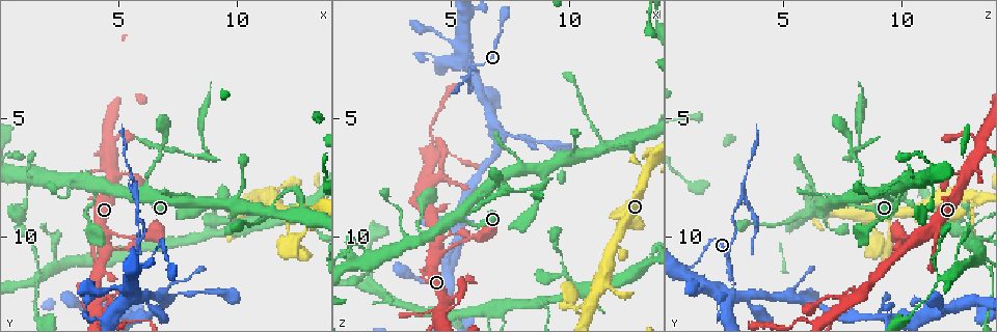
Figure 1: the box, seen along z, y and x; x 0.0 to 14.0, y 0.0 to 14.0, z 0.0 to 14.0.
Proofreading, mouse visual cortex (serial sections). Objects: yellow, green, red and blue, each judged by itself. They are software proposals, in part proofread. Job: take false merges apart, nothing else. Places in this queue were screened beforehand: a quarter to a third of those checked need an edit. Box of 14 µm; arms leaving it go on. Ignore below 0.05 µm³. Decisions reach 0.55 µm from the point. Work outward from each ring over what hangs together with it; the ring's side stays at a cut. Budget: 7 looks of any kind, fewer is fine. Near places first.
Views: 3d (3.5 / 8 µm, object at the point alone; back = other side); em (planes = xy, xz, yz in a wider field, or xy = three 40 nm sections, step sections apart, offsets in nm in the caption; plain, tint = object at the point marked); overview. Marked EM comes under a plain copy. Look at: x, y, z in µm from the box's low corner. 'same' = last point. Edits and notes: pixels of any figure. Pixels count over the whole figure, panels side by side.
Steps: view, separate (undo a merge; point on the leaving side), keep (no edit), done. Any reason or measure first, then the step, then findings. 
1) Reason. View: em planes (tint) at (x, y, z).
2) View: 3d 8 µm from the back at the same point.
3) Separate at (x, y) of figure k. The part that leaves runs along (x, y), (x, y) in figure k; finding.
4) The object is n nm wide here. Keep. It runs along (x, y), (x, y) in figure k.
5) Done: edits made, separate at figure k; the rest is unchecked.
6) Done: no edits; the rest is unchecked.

Branch point. View: 3d 8 µm at (6.0, 8.3, 8.3).

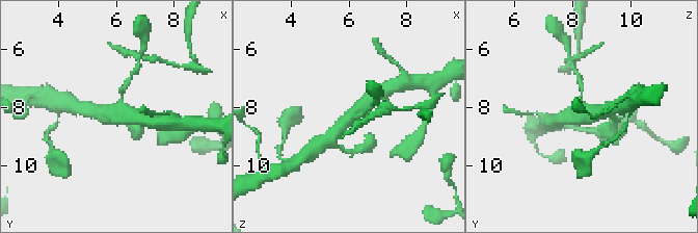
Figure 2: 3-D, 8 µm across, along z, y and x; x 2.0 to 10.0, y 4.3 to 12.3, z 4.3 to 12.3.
3 arms meet here; the arms are 150, 450, 500 nm wide; now the EM. View: em xy step 5 (tint) at (6.1, 8.2, 8.3).

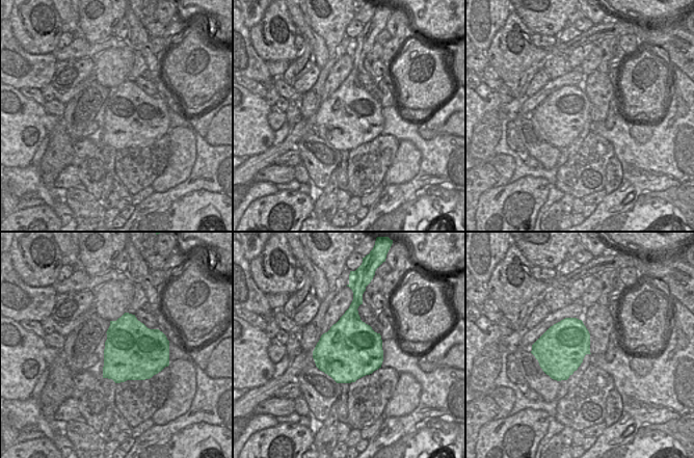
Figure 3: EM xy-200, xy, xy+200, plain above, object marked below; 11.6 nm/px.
Keep. It runs along (331, 140), (333, 131), (373, 96) in figure 2; continuous, no second cell.

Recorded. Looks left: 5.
A narrow waist. View: 3d 8 µm at (6.8, 6.5, 7.9).

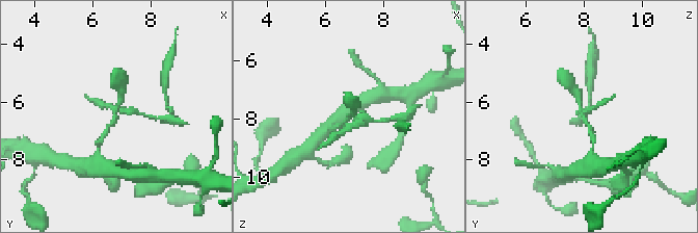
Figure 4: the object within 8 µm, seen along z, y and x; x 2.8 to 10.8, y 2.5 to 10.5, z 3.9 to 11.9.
Closer look. View: 3d 3.5 µm from the back at (6.8, 6.6, 7.9).

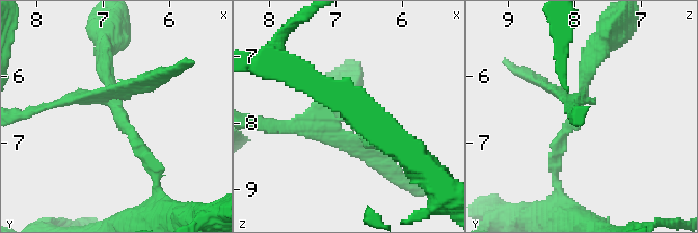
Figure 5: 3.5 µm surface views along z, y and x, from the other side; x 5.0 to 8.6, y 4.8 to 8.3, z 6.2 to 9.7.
Separate at (303, 125) of figure 5. The part that leaves runs along (337, 122), (260, 124) in figure 5; two cells meet here.

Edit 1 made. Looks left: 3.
See it whole again. View: overview.

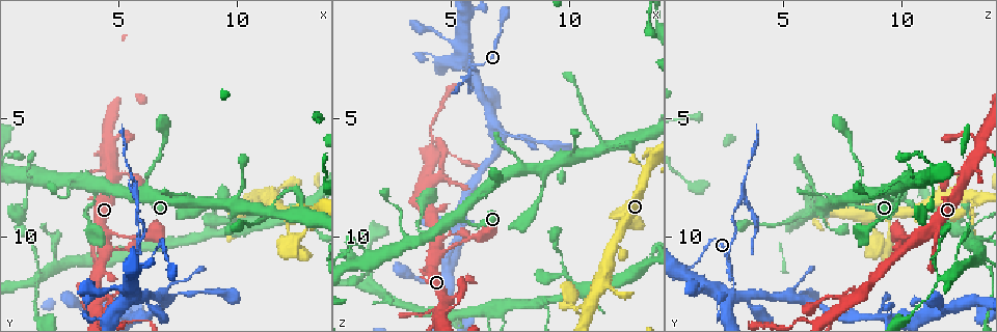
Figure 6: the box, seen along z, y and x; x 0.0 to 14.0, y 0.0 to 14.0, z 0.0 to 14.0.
Side arm on a straight run. View: 3d 8 µm at (11.4, 9.0, 6.3).

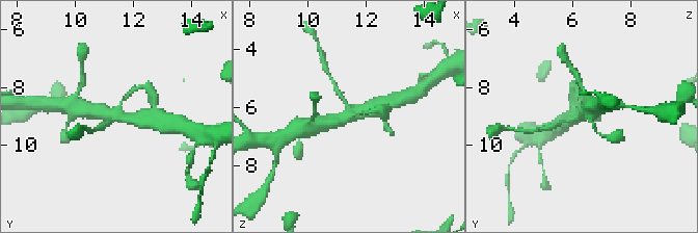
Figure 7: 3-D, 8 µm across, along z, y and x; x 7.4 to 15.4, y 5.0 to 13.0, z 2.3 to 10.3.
Now the EM. View: em xy step 5 (tint) at (11.4, 8.9, 6.2).

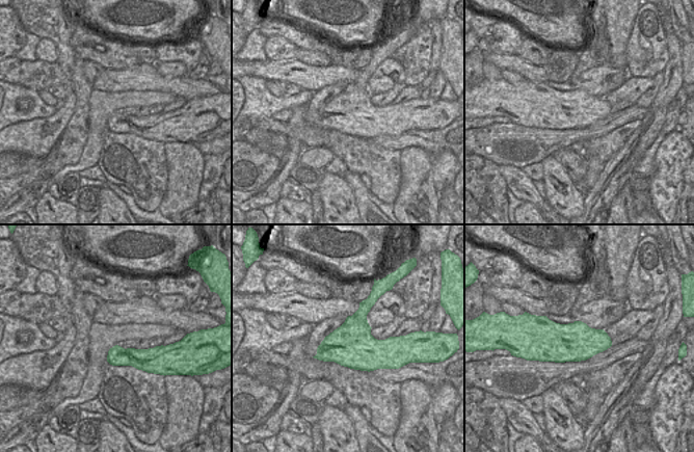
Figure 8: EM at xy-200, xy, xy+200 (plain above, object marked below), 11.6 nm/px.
Keep. It runs along (321, 125), (378, 107) in figure 7; one cell here.

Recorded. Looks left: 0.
Done: edits made, separate at figure 5; the rest is unchecked.

